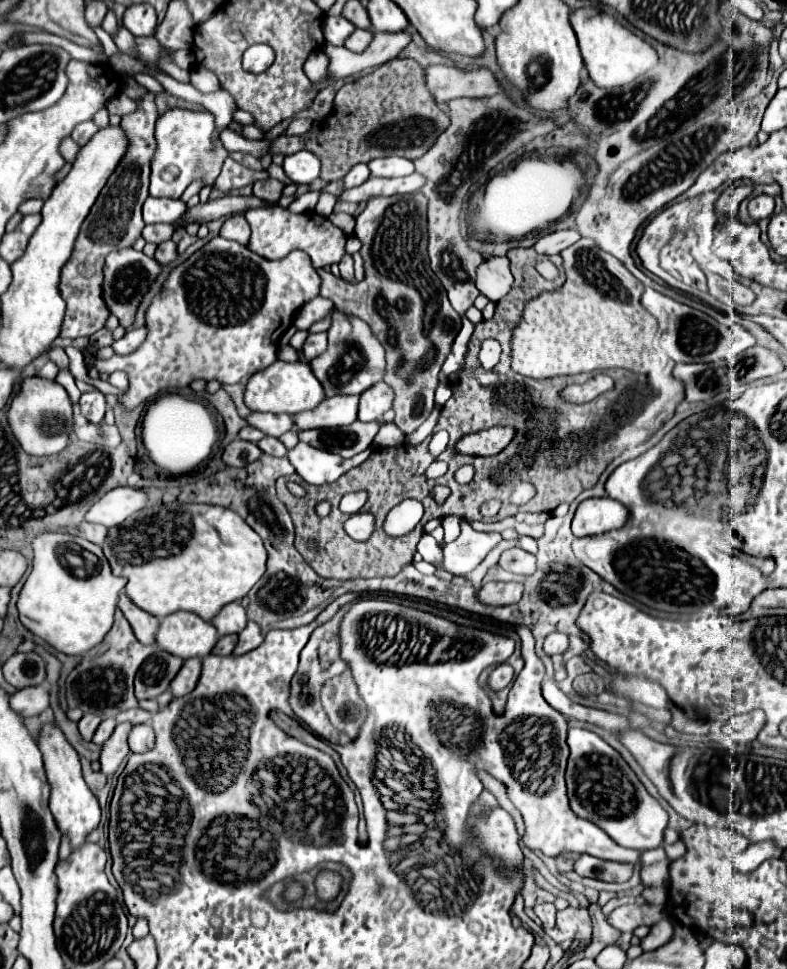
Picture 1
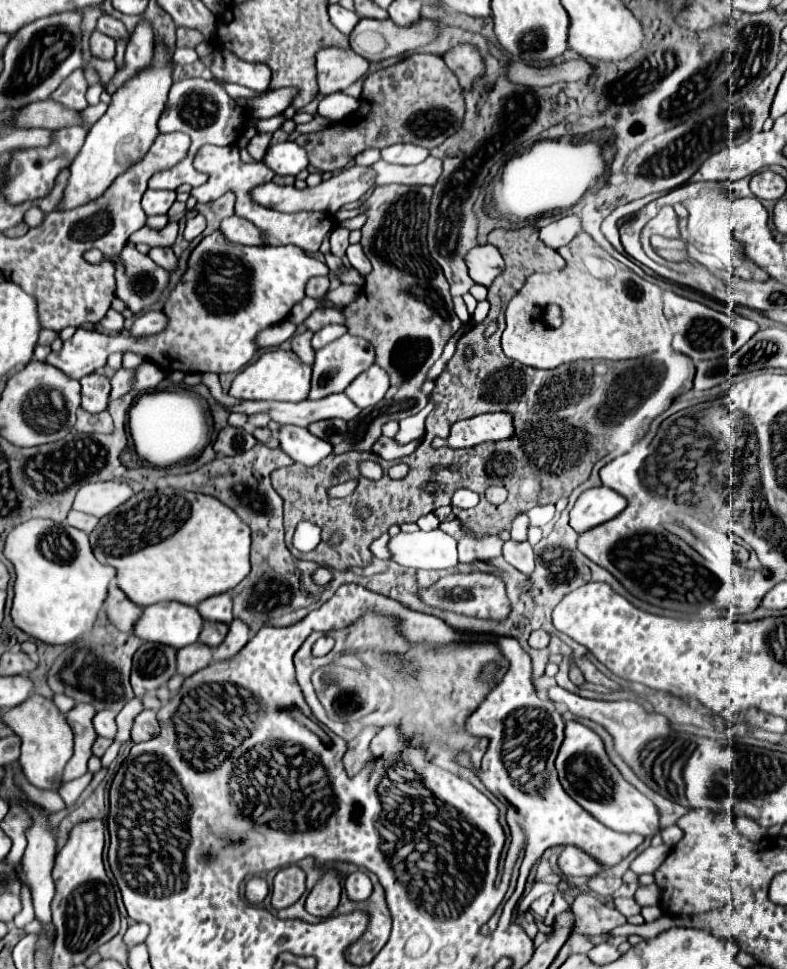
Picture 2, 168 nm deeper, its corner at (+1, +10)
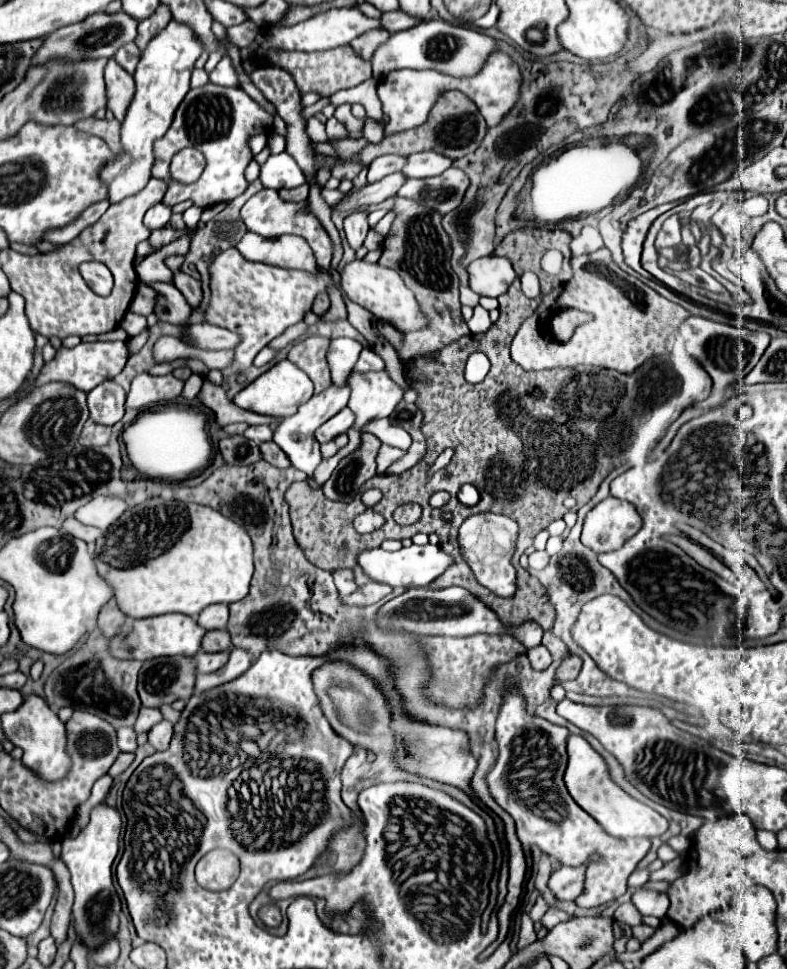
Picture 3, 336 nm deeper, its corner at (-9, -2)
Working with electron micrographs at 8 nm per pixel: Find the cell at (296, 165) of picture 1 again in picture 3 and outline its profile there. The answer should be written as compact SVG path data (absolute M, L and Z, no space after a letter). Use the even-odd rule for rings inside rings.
M282 151L278 155L270 155L268 161L262 165L260 181L264 187L270 189L294 189L306 183L306 175L298 167L296 159Z

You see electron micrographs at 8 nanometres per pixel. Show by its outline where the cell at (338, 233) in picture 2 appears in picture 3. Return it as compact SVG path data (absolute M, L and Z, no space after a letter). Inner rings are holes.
M356 211L356 213L350 213L344 221L344 231L346 231L346 239L348 239L348 245L356 251L362 247L368 231L370 231L370 225L366 221L368 213L364 211Z

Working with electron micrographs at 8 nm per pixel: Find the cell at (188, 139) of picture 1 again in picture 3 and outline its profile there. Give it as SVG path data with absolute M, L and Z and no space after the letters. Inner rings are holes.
M206 83L204 87L190 89L180 103L174 123L166 131L162 139L154 143L155 161L152 168L152 177L170 179L170 163L172 157L184 147L196 147L206 157L206 169L200 179L192 185L182 185L172 181L162 203L174 207L180 201L192 199L198 207L206 209L222 201L230 201L242 195L248 187L244 179L244 169L252 159L252 151L248 147L248 139L258 133L270 133L274 117L266 113L248 93L240 87L220 87L214 83Z

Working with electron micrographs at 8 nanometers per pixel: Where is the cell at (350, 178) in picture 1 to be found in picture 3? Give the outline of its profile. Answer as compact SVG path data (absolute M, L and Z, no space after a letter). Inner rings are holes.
M382 155L382 157L376 157L370 167L368 167L368 181L378 181L390 173L396 173L402 169L402 165L406 163L404 157L400 155Z

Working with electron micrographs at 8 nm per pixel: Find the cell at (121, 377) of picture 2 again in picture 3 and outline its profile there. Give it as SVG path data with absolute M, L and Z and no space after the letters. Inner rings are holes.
M140 373L134 377L132 387L126 395L126 407L144 409L158 401L172 401L182 393L184 381L176 379L174 375L152 377L148 373Z

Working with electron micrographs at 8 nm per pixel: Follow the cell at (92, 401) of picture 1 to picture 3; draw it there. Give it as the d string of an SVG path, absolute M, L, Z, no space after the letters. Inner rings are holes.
M104 381L88 393L90 417L100 425L116 425L124 415L124 389L114 381Z

